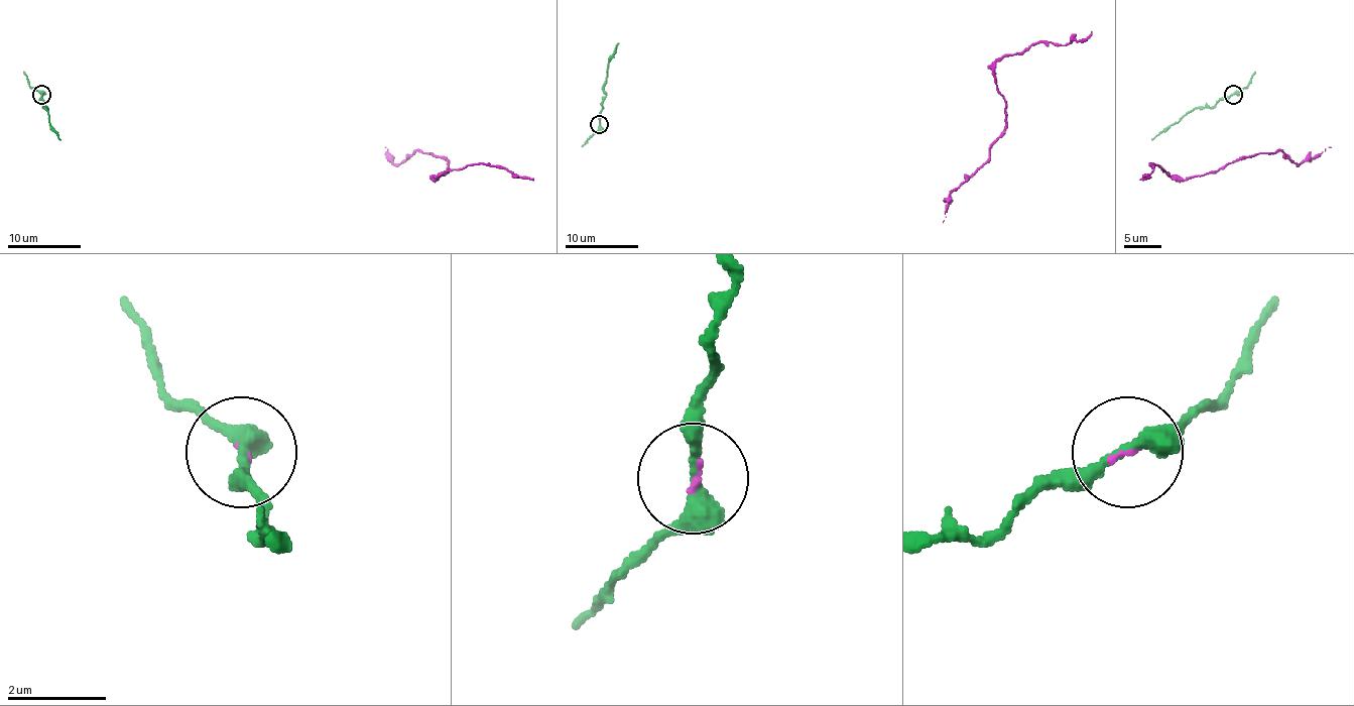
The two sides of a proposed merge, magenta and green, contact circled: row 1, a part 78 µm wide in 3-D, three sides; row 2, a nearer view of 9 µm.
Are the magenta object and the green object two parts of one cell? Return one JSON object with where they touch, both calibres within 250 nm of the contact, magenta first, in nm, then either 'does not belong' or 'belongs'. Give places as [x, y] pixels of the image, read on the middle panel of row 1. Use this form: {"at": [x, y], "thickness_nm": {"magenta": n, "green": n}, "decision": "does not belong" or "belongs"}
{"at": [599, 124], "thickness_nm": {"magenta": 70, "green": 320}, "decision": "belongs"}

